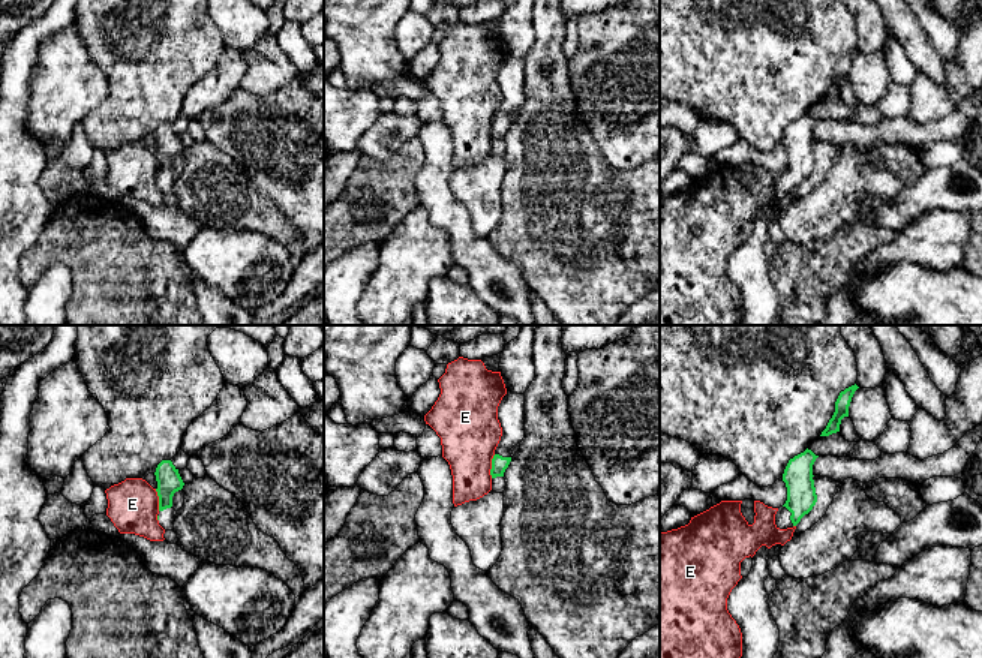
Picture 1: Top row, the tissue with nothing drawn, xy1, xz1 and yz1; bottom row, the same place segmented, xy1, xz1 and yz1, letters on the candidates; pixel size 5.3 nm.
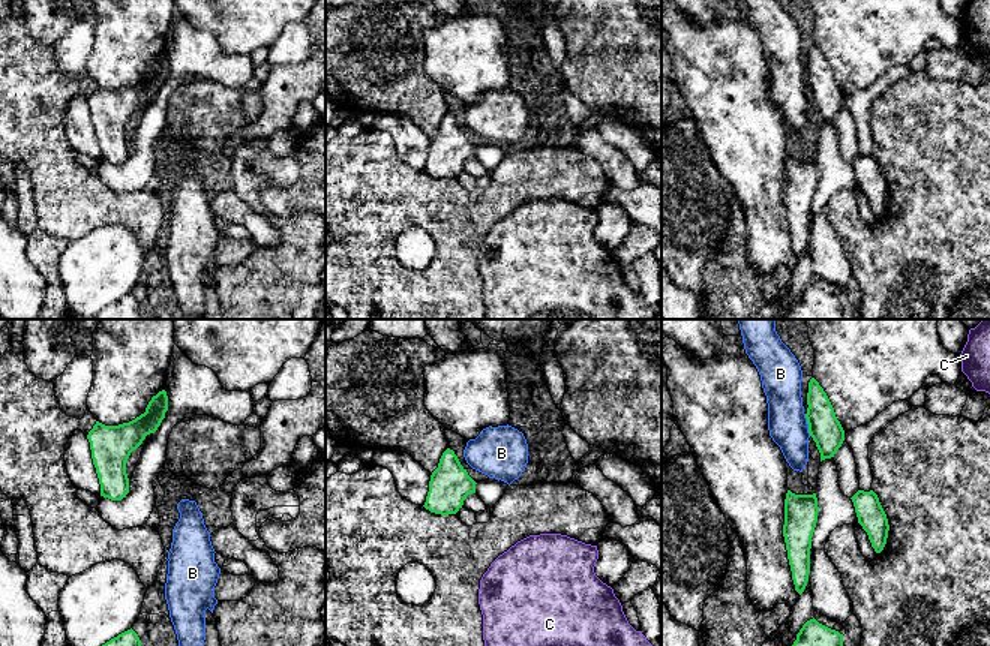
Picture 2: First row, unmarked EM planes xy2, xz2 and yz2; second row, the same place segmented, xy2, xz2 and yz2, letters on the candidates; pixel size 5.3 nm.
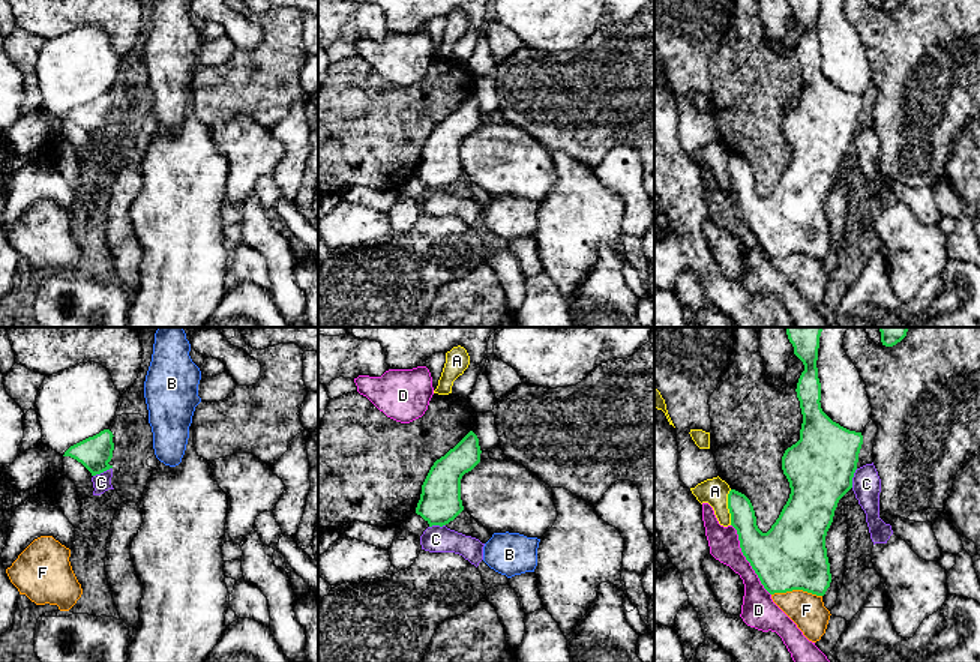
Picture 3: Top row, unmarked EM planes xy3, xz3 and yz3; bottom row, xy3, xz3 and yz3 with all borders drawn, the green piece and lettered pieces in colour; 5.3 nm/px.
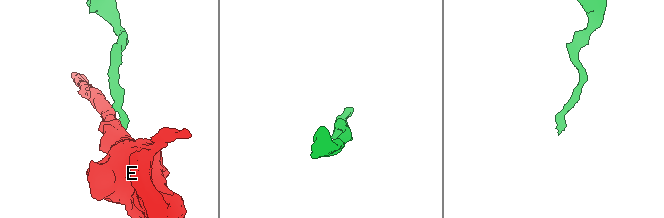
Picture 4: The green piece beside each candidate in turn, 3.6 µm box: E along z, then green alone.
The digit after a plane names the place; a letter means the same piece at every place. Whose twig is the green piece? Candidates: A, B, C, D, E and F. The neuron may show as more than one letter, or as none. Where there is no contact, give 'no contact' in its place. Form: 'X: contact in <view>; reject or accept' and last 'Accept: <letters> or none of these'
A: contact in yz3; reject
B: contact in yz2; reject
C: contact in xy3; reject
D: contact in yz3; reject
E: contact in xz1; reject
F: contact in yz3; reject
Accept: none of these

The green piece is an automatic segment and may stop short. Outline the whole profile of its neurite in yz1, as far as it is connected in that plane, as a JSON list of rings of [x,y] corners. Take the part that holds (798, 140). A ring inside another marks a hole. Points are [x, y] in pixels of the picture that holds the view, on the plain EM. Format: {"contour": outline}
{"contour": [[[807,112],[789,124],[783,138],[783,145],[787,151],[787,165],[775,178],[777,192],[787,193],[796,190],[816,169],[817,159],[813,144],[813,129],[817,121]]]}

